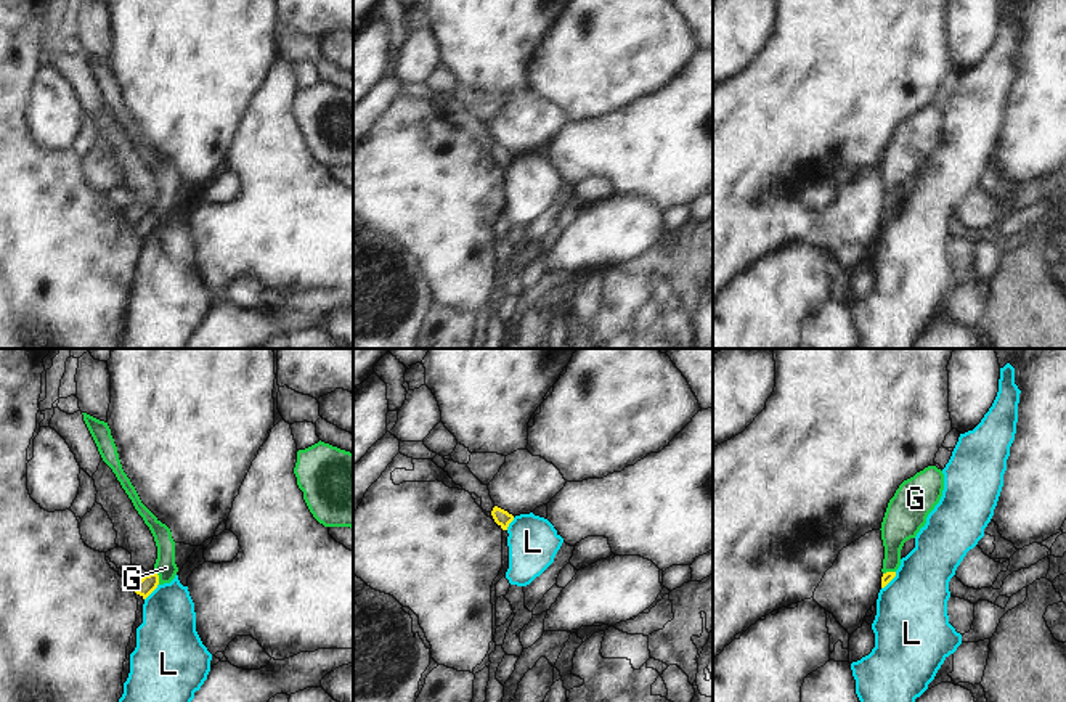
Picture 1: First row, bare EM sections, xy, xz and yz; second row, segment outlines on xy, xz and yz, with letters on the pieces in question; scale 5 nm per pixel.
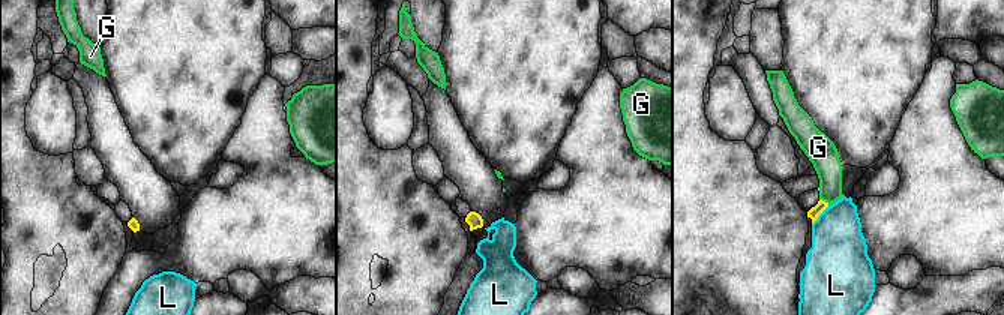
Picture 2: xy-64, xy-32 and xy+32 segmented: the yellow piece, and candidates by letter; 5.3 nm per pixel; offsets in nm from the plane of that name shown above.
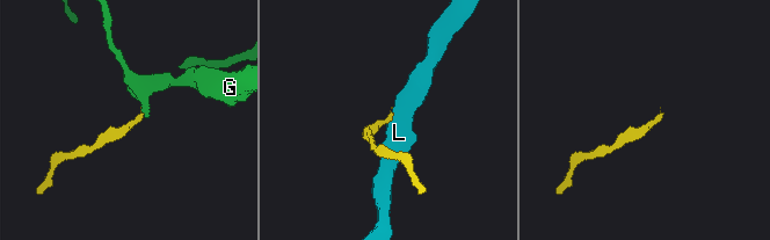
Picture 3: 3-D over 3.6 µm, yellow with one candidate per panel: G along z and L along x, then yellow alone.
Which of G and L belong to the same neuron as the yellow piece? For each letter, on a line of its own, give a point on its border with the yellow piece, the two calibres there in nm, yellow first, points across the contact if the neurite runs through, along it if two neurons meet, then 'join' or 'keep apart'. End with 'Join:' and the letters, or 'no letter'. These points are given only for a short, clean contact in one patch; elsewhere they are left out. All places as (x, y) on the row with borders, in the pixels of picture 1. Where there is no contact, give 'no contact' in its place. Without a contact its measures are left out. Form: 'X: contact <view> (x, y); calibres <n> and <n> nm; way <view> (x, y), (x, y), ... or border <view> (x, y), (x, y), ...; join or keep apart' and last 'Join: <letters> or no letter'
G: contact xy (158, 579); calibres 90 and 110 nm; way xy (148, 583), (158, 579), (166, 567); join
L: contact xy (153, 590); calibres 90 and 300 nm; border xy (158, 583), (145, 599); keep apart
Join: G

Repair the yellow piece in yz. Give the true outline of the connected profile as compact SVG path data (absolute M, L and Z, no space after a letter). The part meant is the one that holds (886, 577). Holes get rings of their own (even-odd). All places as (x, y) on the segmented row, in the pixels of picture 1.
M928 466L904 480L889 500L880 529L885 546L881 588L896 577L904 543L915 538L920 529L925 527L928 514L942 496L942 490L942 471Z

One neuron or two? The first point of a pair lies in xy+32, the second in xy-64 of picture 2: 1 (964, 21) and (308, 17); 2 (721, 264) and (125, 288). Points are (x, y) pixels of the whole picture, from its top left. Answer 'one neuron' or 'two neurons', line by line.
1: one neuron
2: two neurons

